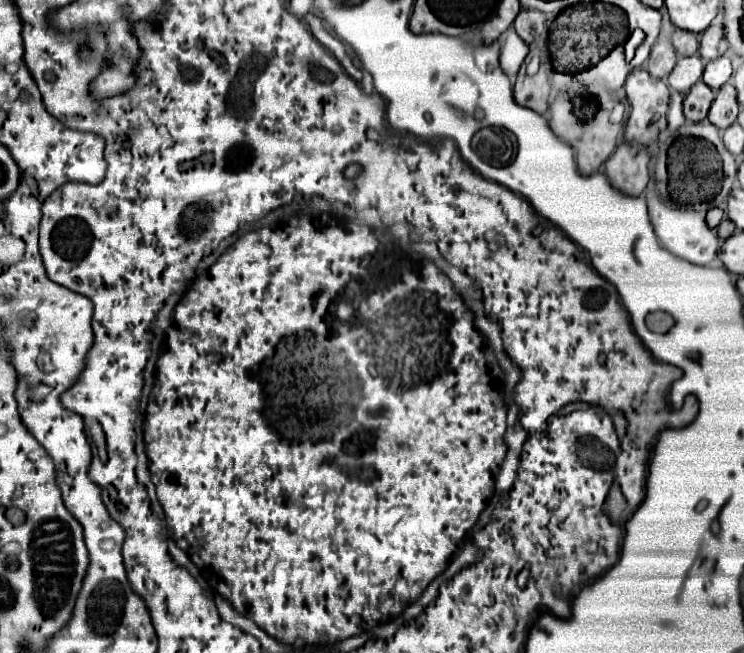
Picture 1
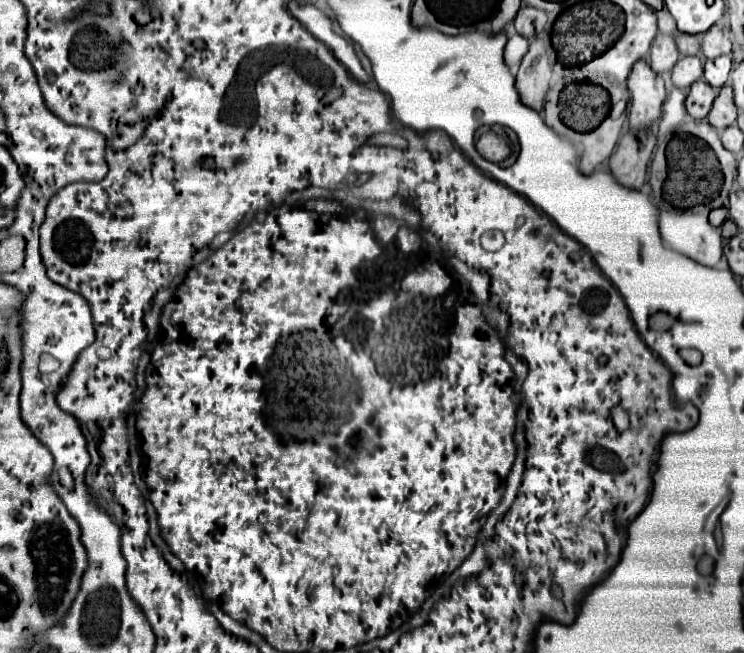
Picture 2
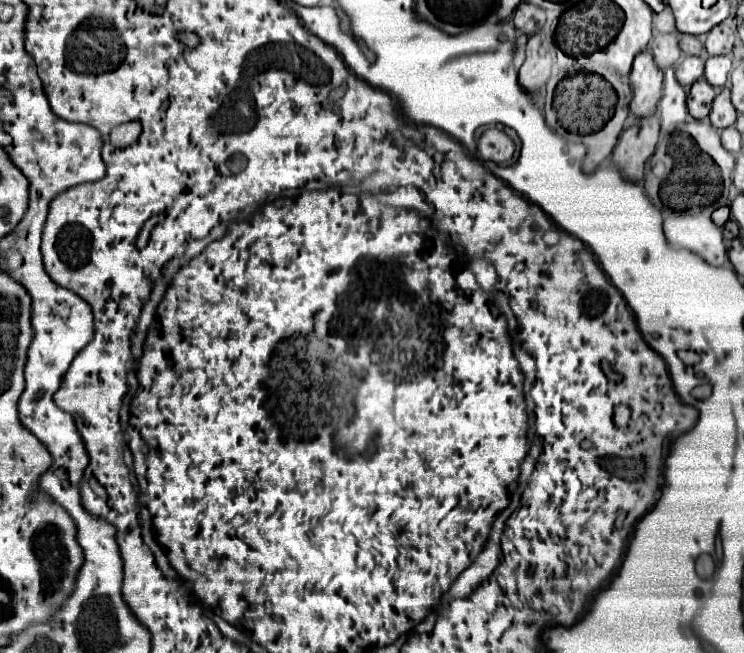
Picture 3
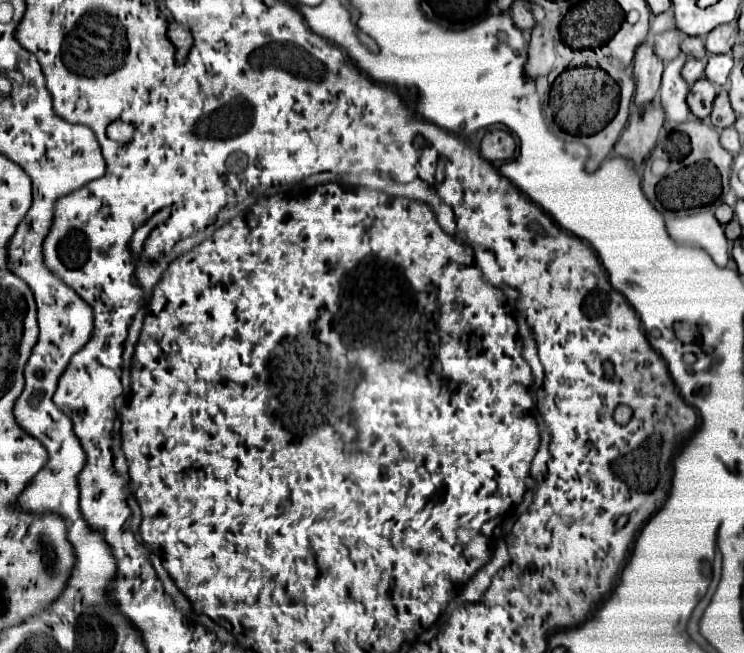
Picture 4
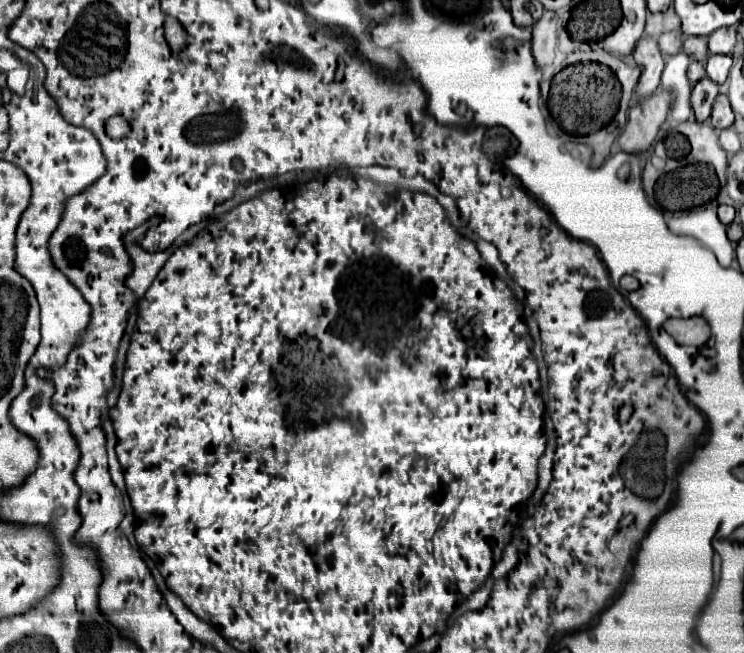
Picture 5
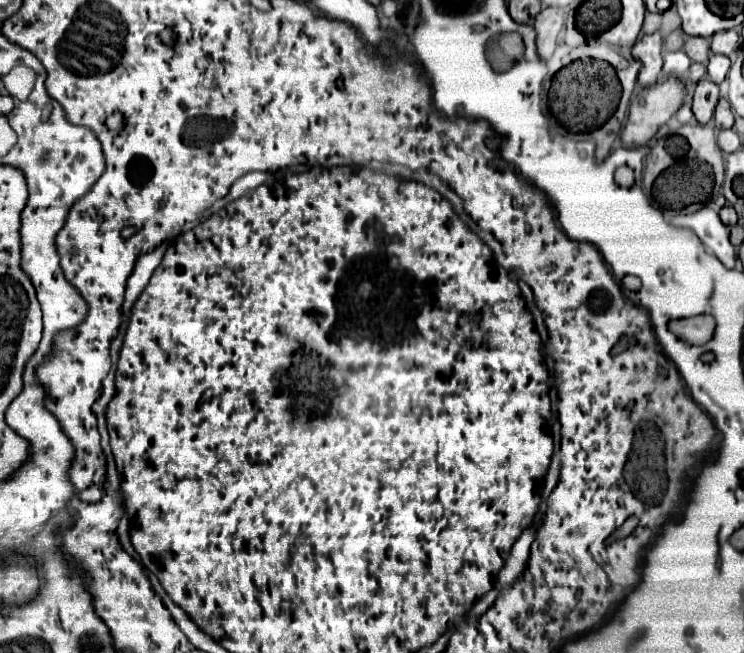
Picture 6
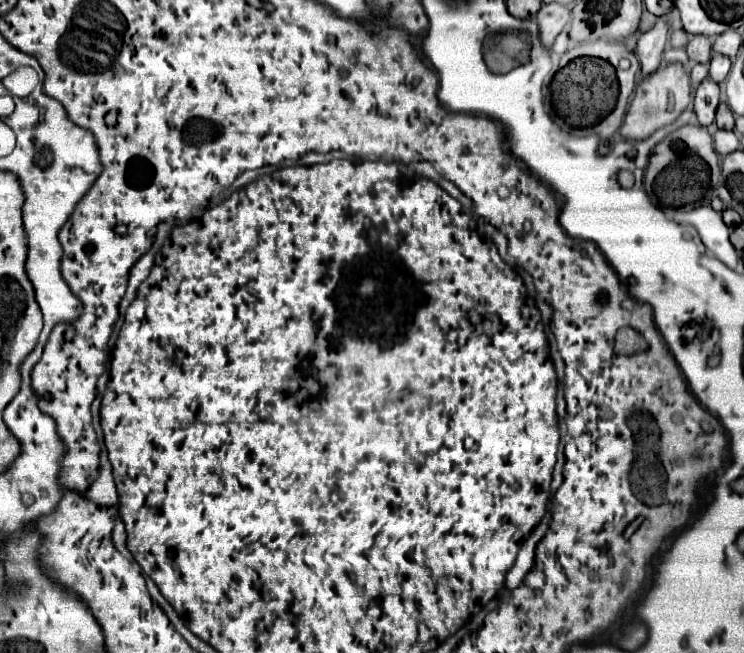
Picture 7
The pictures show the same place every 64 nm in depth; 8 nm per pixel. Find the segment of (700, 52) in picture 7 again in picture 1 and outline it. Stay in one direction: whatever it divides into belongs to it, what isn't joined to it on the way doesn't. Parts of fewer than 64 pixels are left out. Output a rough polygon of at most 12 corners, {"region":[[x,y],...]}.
{"region":[[686,30],[672,34],[672,44],[682,56],[698,52],[698,36]]}

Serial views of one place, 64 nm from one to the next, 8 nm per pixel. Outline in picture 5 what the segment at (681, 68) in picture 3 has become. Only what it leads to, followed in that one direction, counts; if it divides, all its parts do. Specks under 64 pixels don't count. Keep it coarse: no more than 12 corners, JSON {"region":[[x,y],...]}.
{"region":[[690,62],[688,80],[696,84],[706,76],[702,62]]}

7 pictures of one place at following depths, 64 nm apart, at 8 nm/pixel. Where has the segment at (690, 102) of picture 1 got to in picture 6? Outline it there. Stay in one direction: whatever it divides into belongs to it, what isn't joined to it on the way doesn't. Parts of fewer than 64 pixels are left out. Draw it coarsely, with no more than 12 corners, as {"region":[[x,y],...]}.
{"region":[[710,78],[698,82],[692,112],[708,124],[718,102],[718,84]]}

